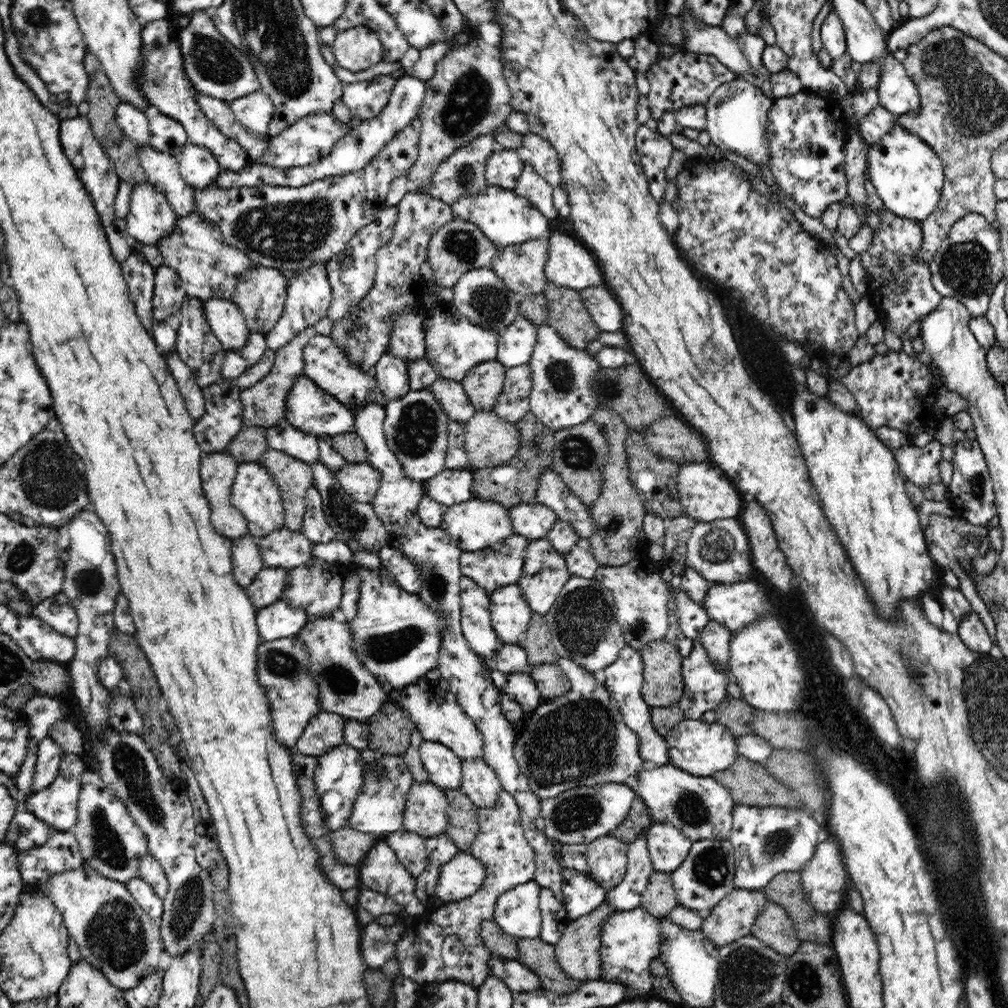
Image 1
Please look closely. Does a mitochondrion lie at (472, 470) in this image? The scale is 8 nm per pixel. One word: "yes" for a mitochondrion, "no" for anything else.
no

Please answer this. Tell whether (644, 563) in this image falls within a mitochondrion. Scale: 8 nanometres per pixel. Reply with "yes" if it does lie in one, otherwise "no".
no

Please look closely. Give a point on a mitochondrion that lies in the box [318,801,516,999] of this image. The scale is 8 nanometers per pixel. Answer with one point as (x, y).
(421, 957)

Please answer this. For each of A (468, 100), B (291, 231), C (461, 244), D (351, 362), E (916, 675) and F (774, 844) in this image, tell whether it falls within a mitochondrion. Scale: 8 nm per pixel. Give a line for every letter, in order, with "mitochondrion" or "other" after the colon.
A: mitochondrion
B: mitochondrion
C: mitochondrion
D: other
E: other
F: mitochondrion

